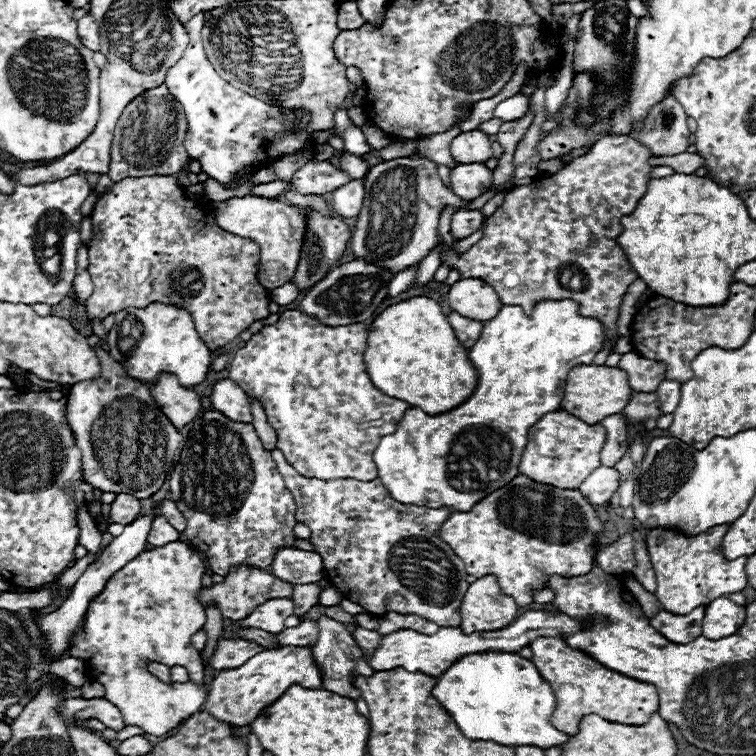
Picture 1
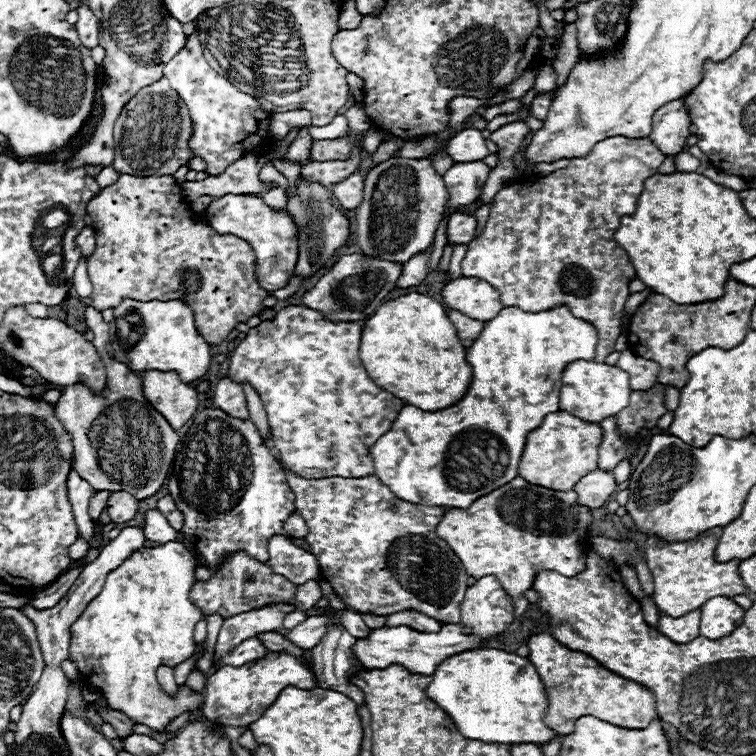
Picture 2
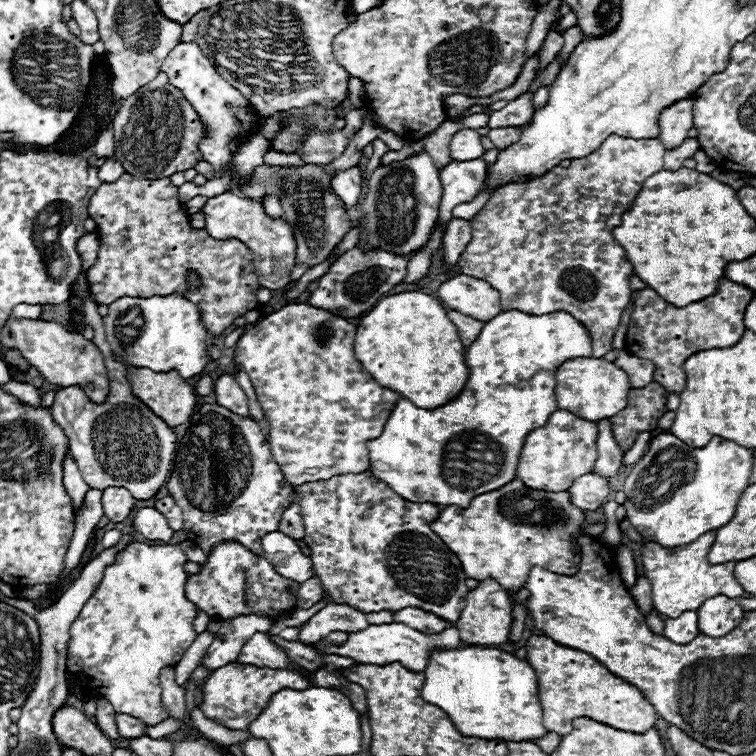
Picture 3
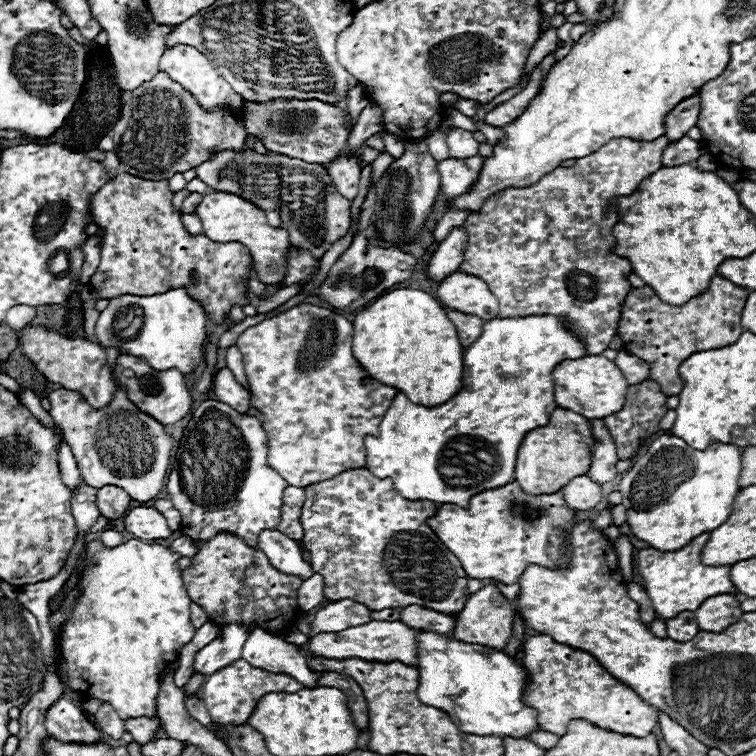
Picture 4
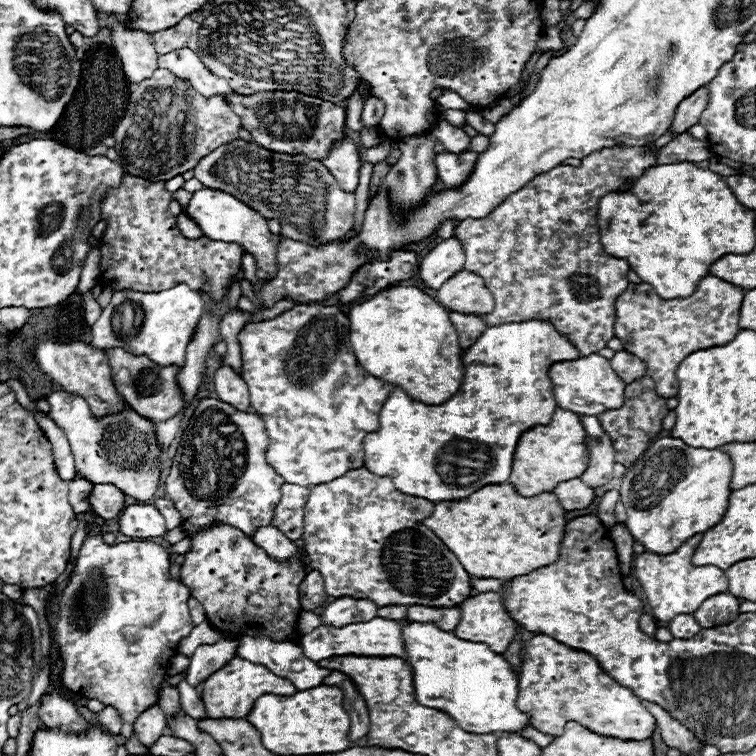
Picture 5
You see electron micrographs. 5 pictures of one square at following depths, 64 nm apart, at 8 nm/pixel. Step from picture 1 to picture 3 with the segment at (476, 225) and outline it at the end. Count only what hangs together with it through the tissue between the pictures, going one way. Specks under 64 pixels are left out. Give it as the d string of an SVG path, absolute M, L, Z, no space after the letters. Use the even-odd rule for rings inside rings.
M452 218L448 228L446 228L444 240L442 240L442 252L440 254L442 254L444 266L452 268L460 260L460 256L462 256L462 252L468 246L470 240L472 240L472 224L470 224L470 220Z

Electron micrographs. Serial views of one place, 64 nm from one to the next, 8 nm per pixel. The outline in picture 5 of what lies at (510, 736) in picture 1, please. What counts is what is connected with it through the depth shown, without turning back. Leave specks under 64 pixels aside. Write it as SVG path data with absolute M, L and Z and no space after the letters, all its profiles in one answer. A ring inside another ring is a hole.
M400 622L408 640L408 664L414 672L416 700L422 706L450 714L456 724L472 734L520 732L530 724L530 714L518 710L518 674L510 662L492 652L486 644L460 640L452 632L436 628L432 622Z

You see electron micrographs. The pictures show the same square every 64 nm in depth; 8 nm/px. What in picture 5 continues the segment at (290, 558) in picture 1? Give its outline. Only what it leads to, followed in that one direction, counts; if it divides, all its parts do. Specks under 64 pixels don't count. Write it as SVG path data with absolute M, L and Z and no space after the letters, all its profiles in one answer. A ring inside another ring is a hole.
M268 526L268 528L260 528L256 532L256 536L252 538L260 548L266 550L266 554L270 558L274 558L276 562L288 560L288 558L298 558L298 548L292 540L288 540L278 528Z

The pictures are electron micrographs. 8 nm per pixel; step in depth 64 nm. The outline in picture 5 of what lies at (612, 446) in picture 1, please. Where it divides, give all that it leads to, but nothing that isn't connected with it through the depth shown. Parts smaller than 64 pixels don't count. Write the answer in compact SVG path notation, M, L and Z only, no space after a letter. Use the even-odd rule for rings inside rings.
M582 416L582 424L590 438L590 446L588 446L590 456L588 456L588 468L580 478L586 484L592 484L592 488L598 488L612 480L612 468L616 464L614 448L612 448L612 440L604 432L596 416Z

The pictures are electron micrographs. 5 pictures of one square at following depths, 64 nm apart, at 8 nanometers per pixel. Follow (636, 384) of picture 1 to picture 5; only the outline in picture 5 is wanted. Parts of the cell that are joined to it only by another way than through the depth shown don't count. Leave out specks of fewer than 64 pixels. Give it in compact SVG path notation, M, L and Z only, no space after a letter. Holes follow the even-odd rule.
M624 350L614 354L612 368L616 368L616 372L620 372L620 376L624 376L624 380L628 380L628 384L646 376L646 364L640 358L636 358L634 354L628 354Z

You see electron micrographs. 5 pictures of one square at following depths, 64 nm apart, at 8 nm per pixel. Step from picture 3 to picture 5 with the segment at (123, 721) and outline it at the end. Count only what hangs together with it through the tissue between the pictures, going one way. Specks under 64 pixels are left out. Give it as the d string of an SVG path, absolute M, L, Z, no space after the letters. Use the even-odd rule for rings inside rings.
M154 704L148 712L142 712L134 720L134 734L144 746L154 744L164 732L166 732L166 722L164 722L164 714L158 708L158 704Z

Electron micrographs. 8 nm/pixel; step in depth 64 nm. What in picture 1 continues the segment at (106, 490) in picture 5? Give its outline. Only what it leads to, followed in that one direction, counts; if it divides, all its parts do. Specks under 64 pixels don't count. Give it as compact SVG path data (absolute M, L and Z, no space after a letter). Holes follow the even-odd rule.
M118 494L110 508L110 520L118 524L132 524L140 514L140 500L130 494Z

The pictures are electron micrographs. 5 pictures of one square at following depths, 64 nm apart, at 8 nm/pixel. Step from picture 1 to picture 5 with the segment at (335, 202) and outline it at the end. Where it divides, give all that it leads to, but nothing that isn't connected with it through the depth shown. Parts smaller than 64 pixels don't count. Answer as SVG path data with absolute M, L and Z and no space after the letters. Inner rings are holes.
M350 134L344 136L342 142L338 142L330 156L322 160L324 166L332 172L332 176L336 178L338 186L344 192L356 192L358 188L358 178L360 178L360 152L354 146L354 140Z

